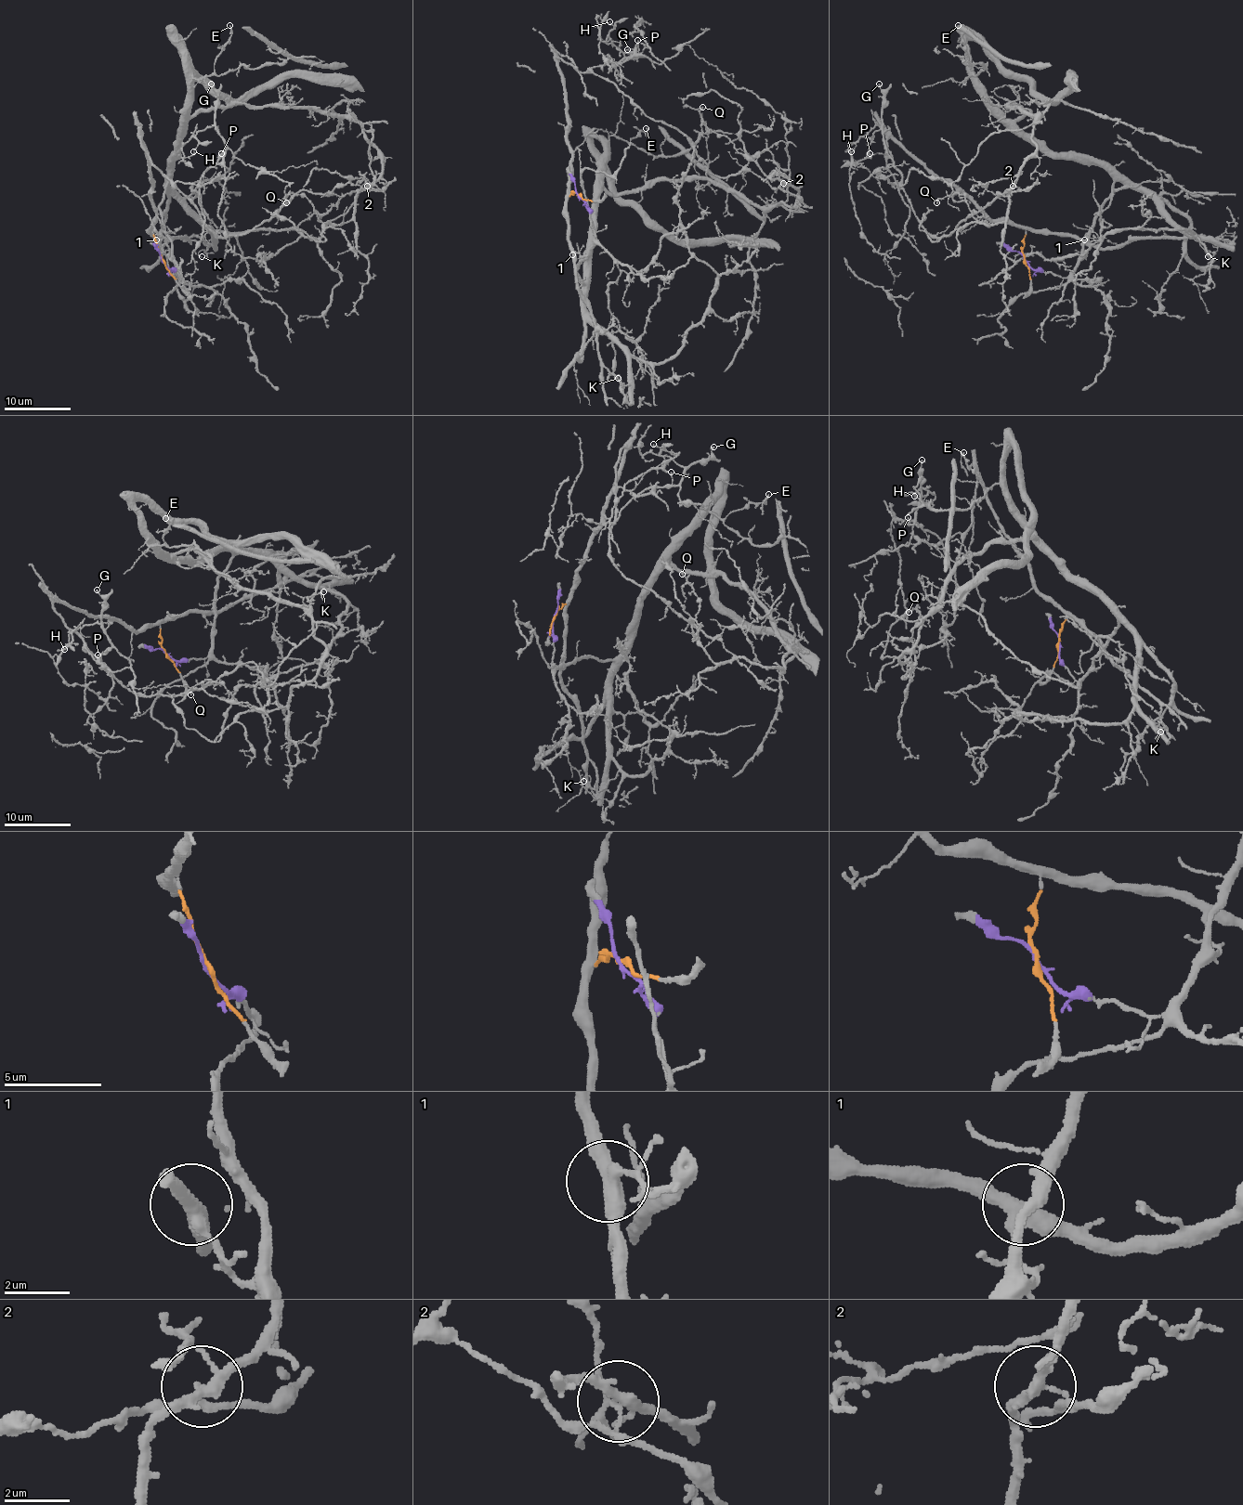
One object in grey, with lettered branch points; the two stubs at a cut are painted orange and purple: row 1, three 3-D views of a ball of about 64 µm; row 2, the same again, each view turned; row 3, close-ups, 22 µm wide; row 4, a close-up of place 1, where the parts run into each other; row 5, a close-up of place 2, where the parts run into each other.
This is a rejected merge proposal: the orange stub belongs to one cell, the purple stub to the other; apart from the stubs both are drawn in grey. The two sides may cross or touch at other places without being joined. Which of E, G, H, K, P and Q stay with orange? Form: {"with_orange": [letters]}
{"with_orange": ["K"]}

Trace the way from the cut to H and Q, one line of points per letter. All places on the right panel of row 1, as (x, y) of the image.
H: (1024, 258), (1067, 277), (1112, 176), (1017, 105), (952, 183), (873, 172), (882, 126), (850, 151)
Q: (1024, 258), (1067, 277), (1112, 176), (1047, 155), (1017, 105), (1036, 149), (1007, 218), (937, 203)

